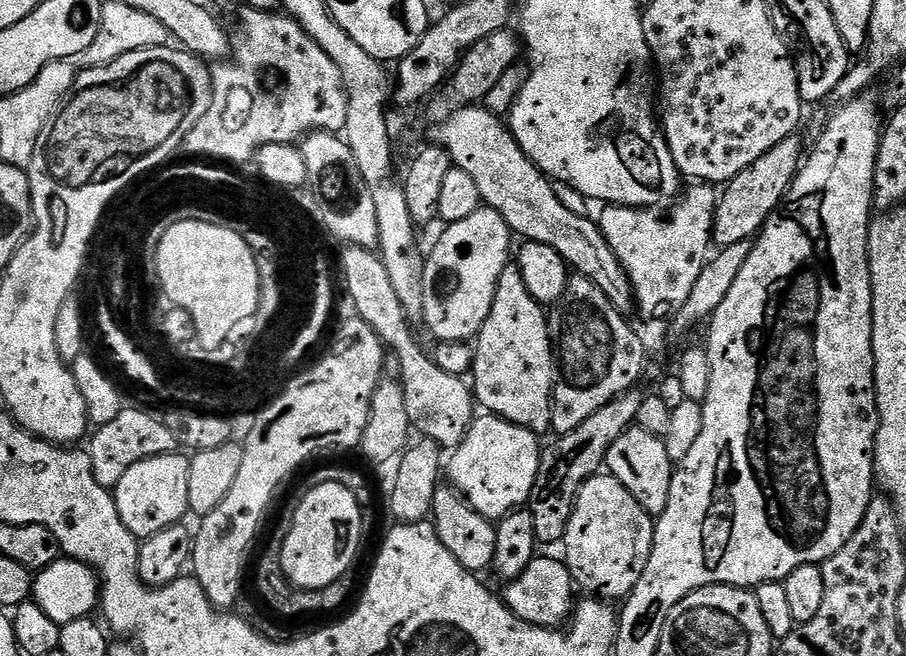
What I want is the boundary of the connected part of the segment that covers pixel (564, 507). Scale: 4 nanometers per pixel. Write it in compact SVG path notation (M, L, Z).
M629 390L618 394L610 402L606 402L606 406L602 406L602 410L594 410L594 414L590 414L590 418L586 418L586 422L582 422L582 426L578 426L578 430L574 430L570 434L553 439L553 444L543 449L540 453L540 465L538 466L538 478L534 482L534 490L530 494L526 509L533 515L534 534L537 541L541 545L556 544L559 545L563 541L568 523L572 517L572 511L576 505L578 494L582 490L582 486L590 479L591 476L597 475L605 467L608 459L608 451L610 446L614 446L614 442L627 429L633 427L638 418L638 409L642 407L645 393L640 390Z

